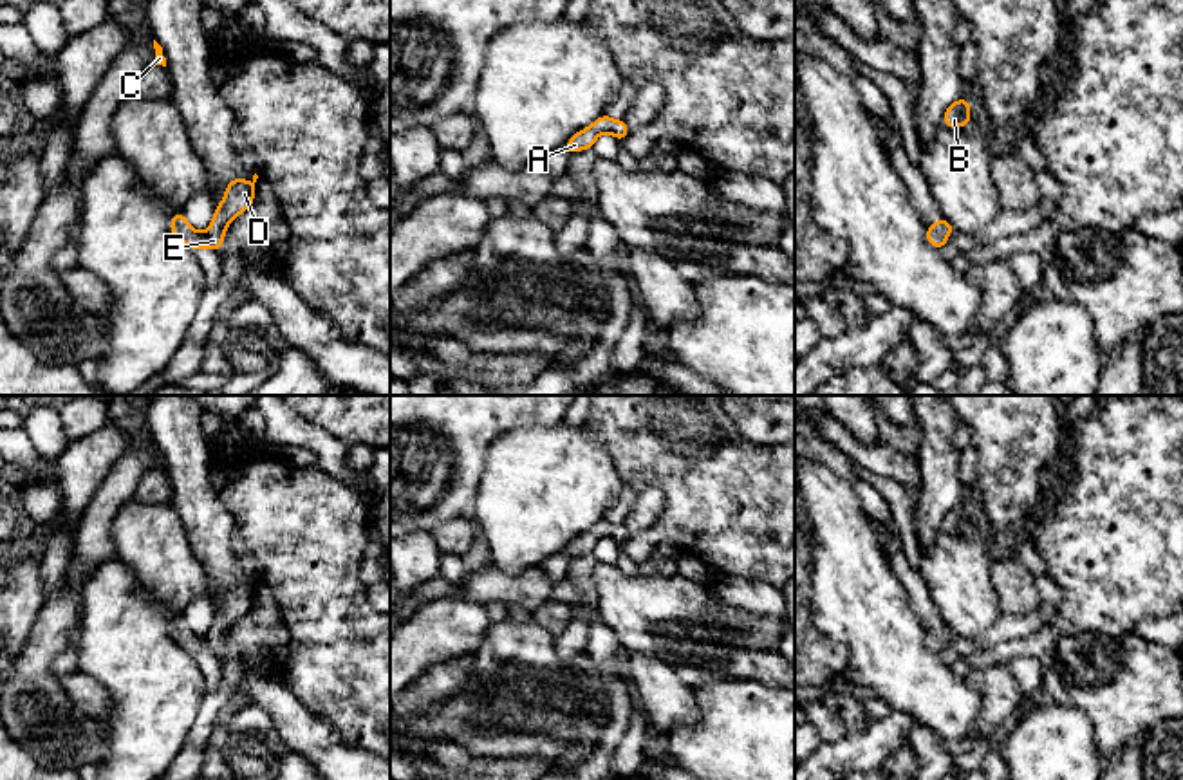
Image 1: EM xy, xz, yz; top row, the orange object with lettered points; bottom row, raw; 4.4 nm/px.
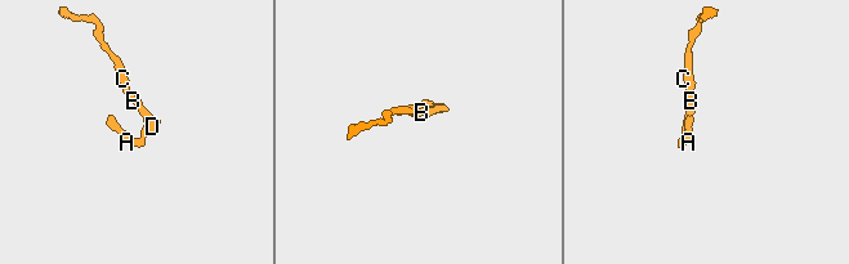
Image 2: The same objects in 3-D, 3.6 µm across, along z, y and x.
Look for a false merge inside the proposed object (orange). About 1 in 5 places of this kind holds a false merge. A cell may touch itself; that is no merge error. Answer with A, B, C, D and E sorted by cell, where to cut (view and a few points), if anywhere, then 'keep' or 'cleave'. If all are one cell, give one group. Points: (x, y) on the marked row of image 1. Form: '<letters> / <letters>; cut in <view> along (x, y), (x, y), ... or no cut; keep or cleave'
A B C D E; no cut; keep

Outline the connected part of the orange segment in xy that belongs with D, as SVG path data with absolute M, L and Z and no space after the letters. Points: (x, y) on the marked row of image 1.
M253 175L249 184L246 179L231 179L222 202L217 206L211 224L206 231L195 231L182 211L177 211L170 222L170 231L186 244L191 251L199 247L211 247L219 251L224 242L229 222L240 213L247 211L255 200L255 182L258 175Z

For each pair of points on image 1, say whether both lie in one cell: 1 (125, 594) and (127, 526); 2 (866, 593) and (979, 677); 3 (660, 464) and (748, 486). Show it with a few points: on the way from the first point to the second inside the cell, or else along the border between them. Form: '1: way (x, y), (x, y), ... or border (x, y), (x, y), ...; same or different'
1: border (116, 557), (156, 593); different
2: border (967, 681), (979, 696), (976, 723); different
3: way (681, 464), (699, 464), (721, 486), (726, 486); same

